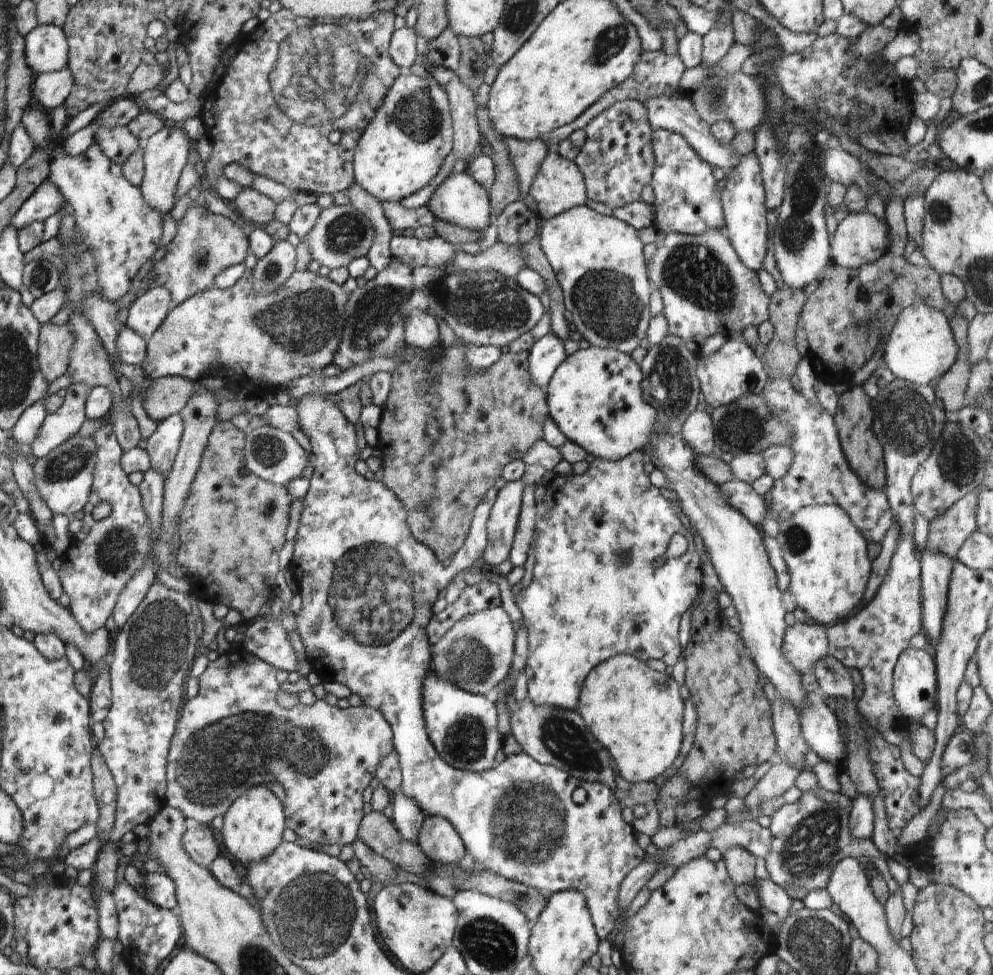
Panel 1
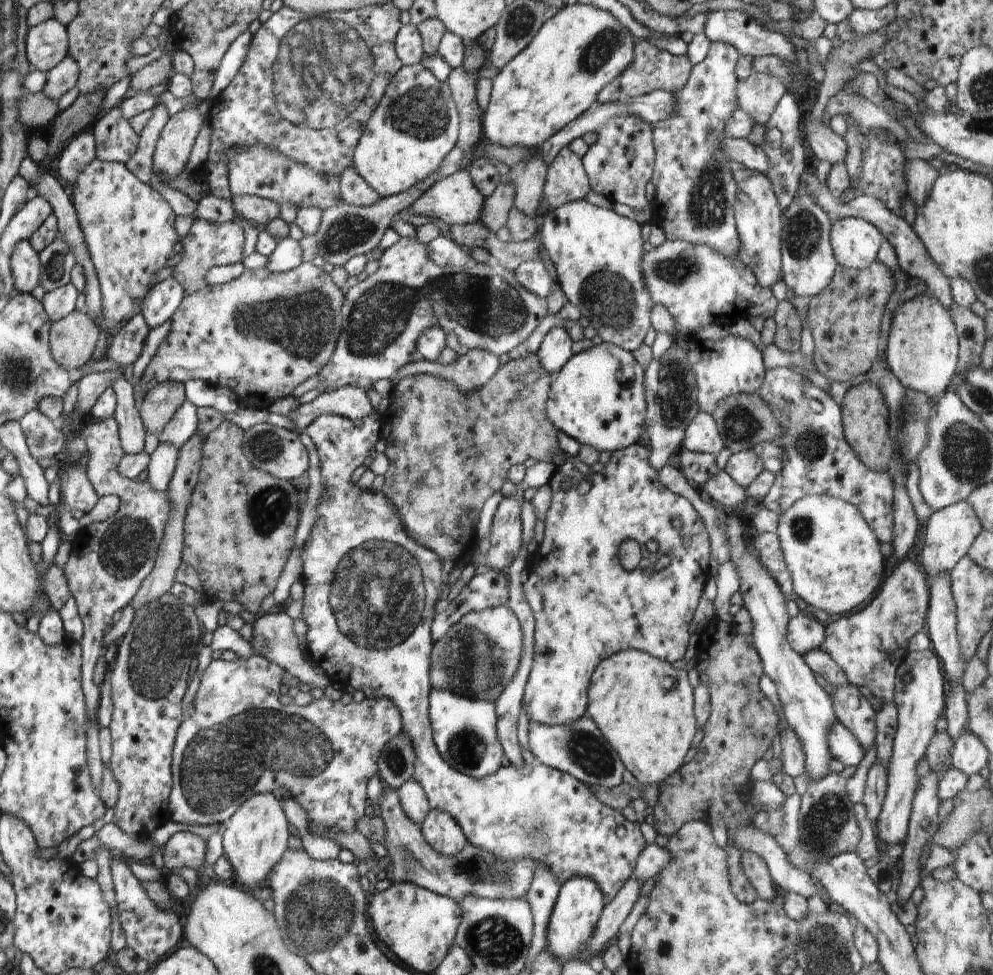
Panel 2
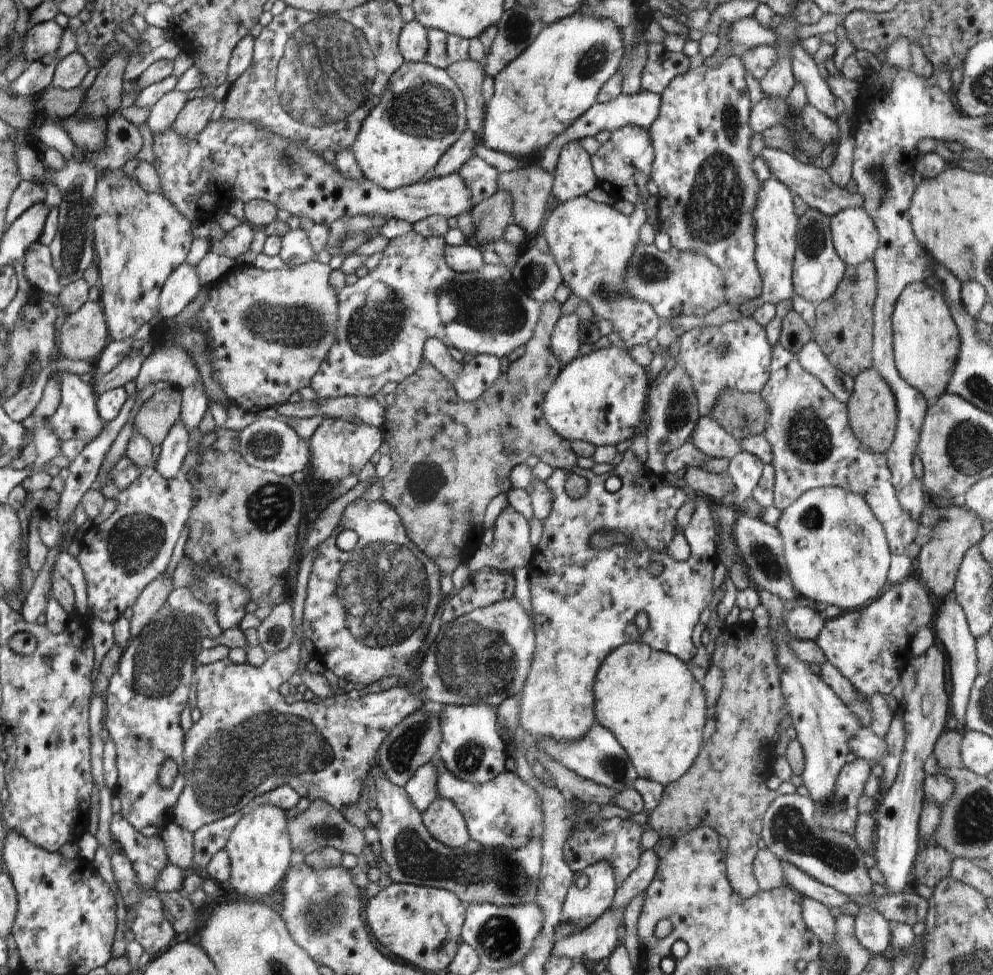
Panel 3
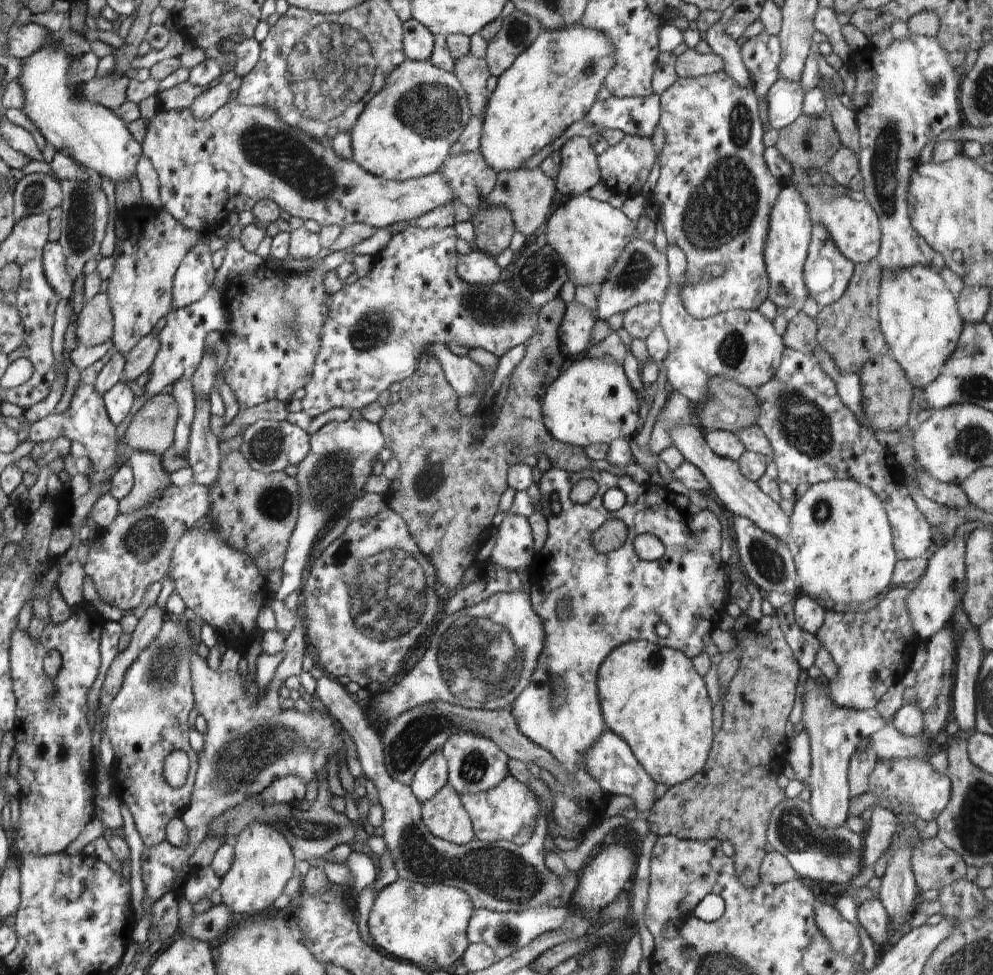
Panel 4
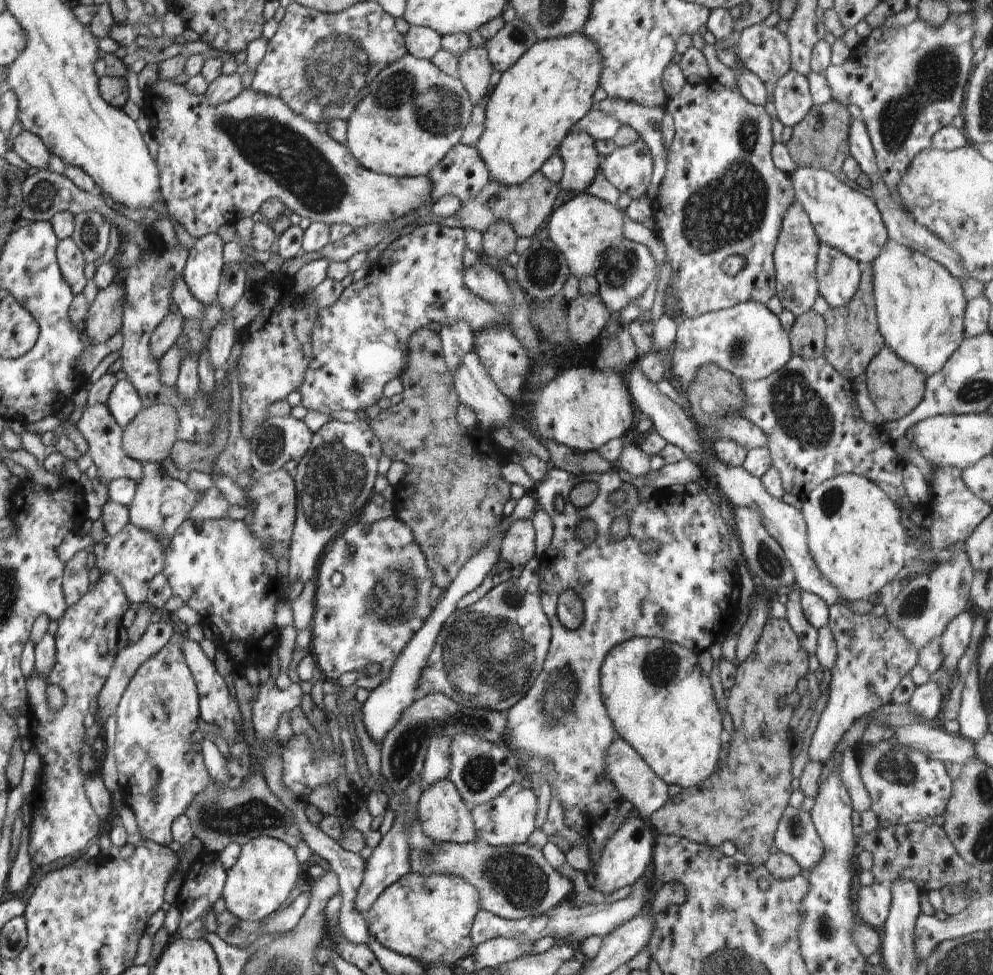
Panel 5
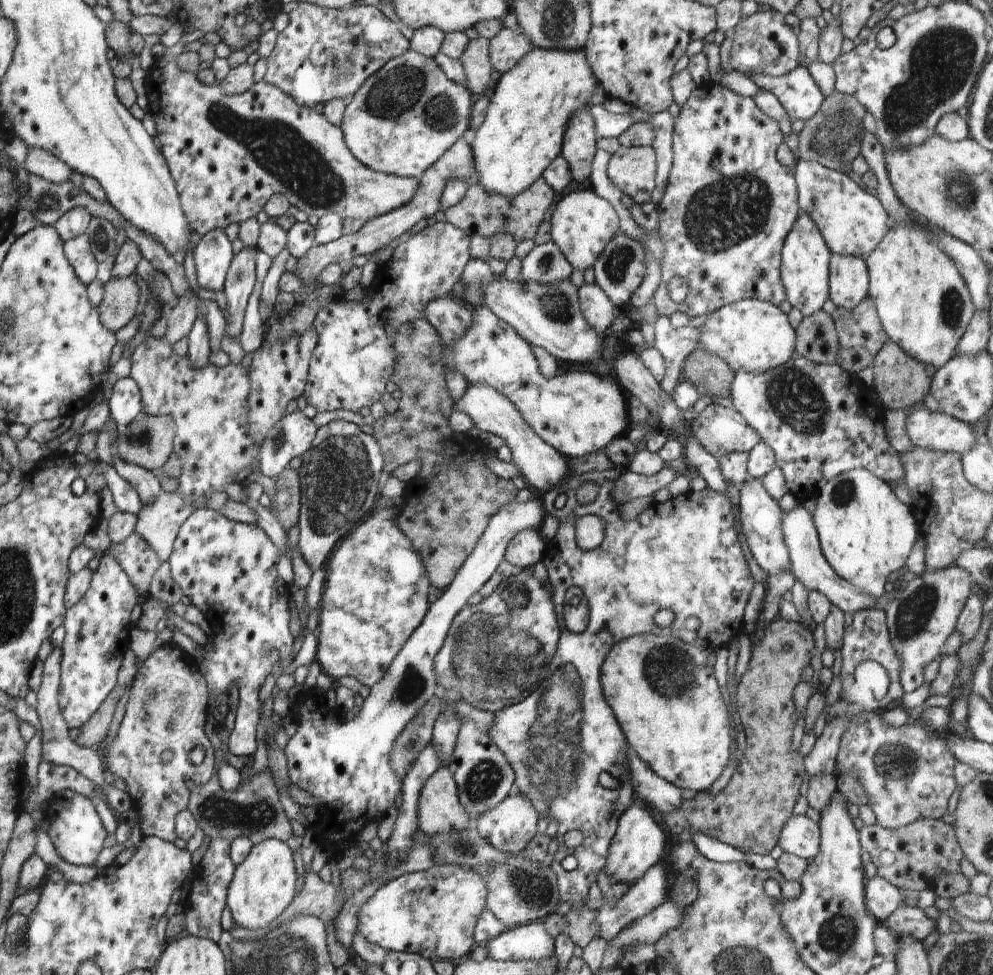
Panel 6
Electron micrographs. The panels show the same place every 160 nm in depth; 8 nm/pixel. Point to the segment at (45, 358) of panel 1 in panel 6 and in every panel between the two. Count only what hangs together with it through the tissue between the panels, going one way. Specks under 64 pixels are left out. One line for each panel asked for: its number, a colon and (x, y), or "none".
2: (72, 339)
3: (83, 335)
4: (94, 324)
5: (102, 322)
6: (116, 310)

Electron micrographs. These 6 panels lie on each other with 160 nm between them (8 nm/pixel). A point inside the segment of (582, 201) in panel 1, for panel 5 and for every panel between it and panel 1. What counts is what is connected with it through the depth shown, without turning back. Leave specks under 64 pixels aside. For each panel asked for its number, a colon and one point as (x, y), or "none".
2: (566, 180)
3: (573, 176)
4: (579, 171)
5: (578, 152)

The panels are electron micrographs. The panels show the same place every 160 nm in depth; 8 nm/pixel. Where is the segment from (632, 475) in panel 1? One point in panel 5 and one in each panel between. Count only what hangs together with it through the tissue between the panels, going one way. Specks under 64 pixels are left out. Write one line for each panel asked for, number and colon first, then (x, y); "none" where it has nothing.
2: (586, 608)
3: (584, 601)
4: (614, 598)
5: (691, 579)

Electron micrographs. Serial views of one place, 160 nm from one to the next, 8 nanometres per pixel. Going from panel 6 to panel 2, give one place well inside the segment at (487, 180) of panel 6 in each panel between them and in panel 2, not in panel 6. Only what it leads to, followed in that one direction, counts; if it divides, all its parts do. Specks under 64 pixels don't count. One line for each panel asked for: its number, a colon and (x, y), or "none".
2: (579, 50)
3: (538, 95)
4: (553, 83)
5: (550, 88)

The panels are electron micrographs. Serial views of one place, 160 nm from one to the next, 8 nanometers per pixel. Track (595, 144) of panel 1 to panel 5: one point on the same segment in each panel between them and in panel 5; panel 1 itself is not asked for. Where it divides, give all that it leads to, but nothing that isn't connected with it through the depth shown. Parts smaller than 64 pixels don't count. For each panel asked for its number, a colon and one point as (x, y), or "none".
2: (620, 163)
3: (623, 163)
4: (624, 167)
5: (629, 169)

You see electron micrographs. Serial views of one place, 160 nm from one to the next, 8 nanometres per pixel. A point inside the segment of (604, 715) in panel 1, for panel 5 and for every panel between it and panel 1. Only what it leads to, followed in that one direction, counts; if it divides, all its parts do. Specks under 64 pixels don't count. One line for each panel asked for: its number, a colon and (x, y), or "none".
2: (643, 706)
3: (651, 702)
4: (650, 695)
5: (646, 683)

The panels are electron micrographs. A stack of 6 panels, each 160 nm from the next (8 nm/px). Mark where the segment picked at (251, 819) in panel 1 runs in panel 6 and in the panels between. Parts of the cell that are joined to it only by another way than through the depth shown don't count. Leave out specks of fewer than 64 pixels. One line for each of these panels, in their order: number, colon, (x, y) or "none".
2: (255, 838)
3: (259, 847)
4: (263, 863)
5: (267, 870)
6: (262, 886)

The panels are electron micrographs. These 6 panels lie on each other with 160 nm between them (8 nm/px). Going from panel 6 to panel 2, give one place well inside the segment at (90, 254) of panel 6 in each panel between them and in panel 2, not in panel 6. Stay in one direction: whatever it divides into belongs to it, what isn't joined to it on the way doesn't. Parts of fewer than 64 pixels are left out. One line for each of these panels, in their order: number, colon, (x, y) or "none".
2: (25, 264)
3: (39, 267)
4: (55, 268)
5: (70, 256)

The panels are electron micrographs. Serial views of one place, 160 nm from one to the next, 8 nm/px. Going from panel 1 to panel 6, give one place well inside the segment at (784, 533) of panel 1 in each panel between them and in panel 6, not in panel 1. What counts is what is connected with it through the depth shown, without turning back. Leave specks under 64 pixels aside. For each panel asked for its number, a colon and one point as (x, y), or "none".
2: (834, 558)
3: (836, 552)
4: (840, 538)
5: (855, 536)
6: (865, 532)

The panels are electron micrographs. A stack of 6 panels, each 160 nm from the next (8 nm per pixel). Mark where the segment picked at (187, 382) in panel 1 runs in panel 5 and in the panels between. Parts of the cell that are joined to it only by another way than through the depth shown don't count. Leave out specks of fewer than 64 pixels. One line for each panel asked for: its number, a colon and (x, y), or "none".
2: (163, 400)
3: (160, 413)
4: (151, 429)
5: (148, 438)

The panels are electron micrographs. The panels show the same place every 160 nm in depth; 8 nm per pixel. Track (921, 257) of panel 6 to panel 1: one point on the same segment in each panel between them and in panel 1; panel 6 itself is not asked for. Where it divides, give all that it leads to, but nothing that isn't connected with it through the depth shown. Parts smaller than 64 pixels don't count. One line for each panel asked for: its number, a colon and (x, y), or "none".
1: (921, 347)
2: (922, 351)
3: (926, 342)
4: (918, 316)
5: (919, 305)

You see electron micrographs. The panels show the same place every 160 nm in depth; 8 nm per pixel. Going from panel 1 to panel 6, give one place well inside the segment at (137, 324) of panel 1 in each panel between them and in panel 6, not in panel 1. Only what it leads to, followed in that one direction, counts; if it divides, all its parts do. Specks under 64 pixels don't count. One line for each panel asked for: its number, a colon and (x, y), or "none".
2: (159, 305)
3: (180, 289)
4: (196, 273)
5: (202, 272)
6: (212, 256)

